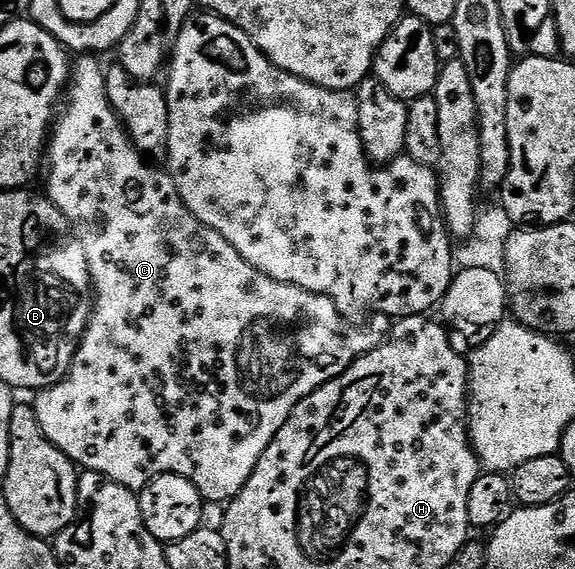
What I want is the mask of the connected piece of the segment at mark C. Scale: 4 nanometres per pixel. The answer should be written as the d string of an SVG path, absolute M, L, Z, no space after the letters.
M99 58L77 59L80 60L77 63L75 60L74 70L66 88L66 102L55 120L46 148L46 175L48 171L46 198L67 217L80 244L84 247L92 278L94 310L67 377L61 383L45 387L35 396L34 406L38 425L46 438L84 471L97 471L99 475L113 479L118 485L133 489L147 487L159 475L181 475L200 490L200 496L205 500L227 504L244 488L246 481L250 481L250 473L254 473L262 453L266 453L278 429L286 425L293 409L324 383L337 379L354 360L361 359L375 347L384 344L390 335L389 316L373 314L367 320L368 327L356 327L360 325L345 317L337 309L333 299L315 295L301 287L292 287L288 283L279 283L254 269L254 265L247 263L238 253L238 249L234 249L234 245L230 245L230 241L222 237L222 233L196 220L194 213L186 209L167 170L160 168L159 171L156 168L159 166L146 161L145 156L133 145L123 121L114 113L106 97L105 68L100 67L99 61L96 60Z

